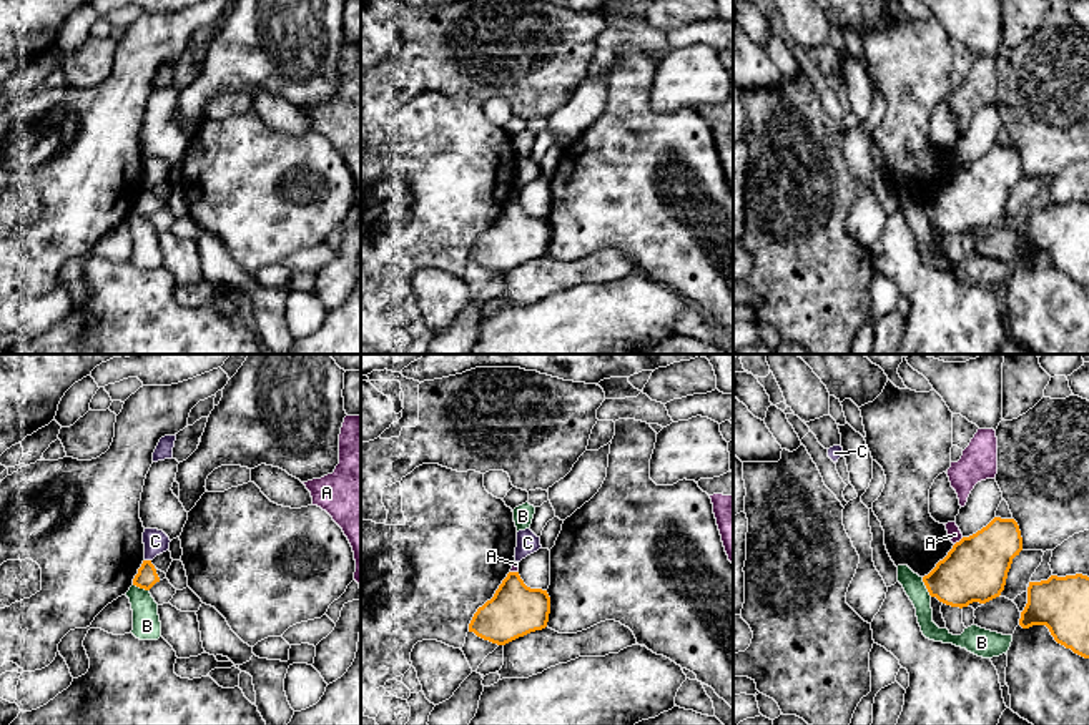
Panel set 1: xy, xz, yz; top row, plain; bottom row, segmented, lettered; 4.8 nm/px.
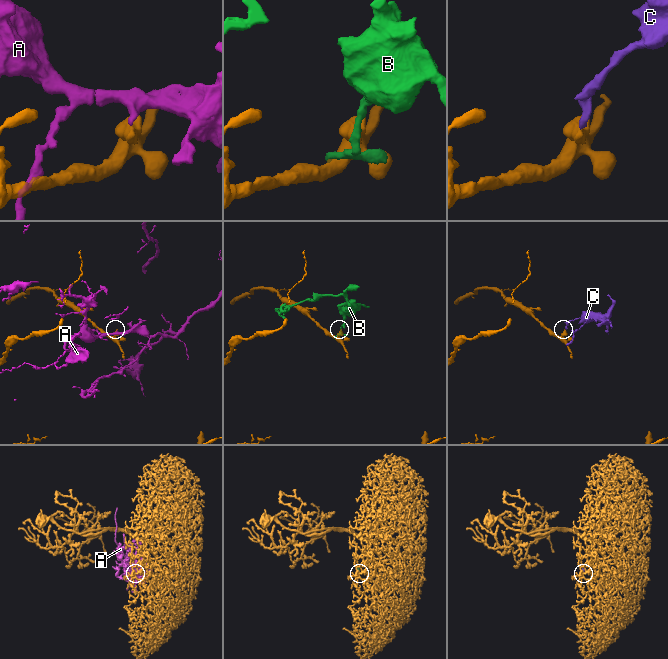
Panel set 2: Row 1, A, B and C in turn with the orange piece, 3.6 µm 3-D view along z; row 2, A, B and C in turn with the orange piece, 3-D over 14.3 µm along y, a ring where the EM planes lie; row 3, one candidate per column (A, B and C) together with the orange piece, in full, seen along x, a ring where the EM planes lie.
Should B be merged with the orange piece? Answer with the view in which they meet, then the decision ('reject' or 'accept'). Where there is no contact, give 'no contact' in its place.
contact in yz; reject

